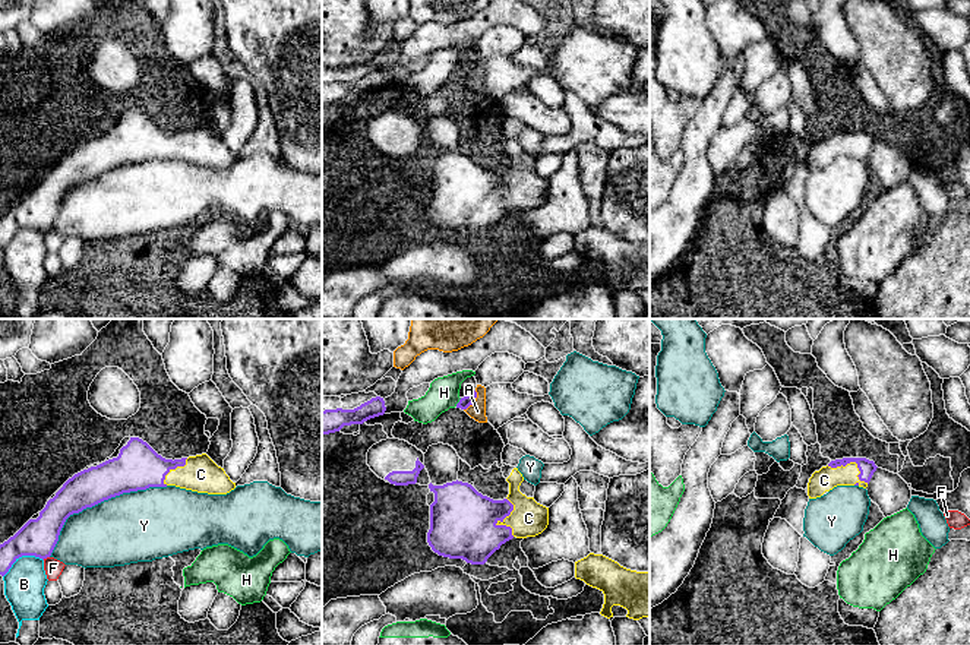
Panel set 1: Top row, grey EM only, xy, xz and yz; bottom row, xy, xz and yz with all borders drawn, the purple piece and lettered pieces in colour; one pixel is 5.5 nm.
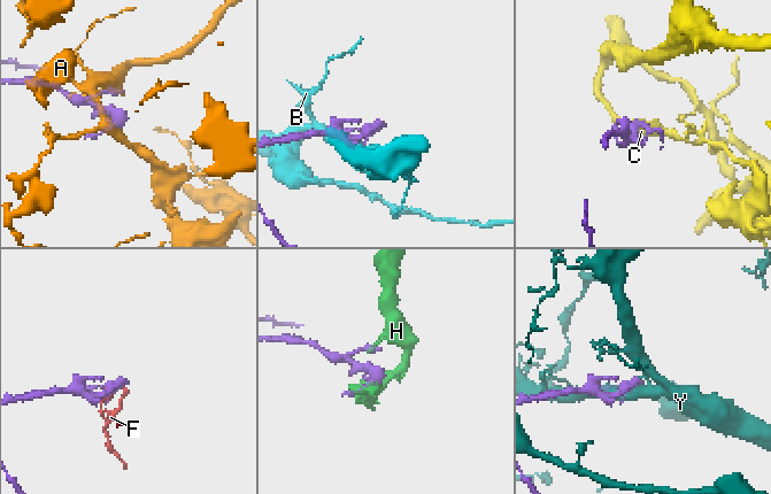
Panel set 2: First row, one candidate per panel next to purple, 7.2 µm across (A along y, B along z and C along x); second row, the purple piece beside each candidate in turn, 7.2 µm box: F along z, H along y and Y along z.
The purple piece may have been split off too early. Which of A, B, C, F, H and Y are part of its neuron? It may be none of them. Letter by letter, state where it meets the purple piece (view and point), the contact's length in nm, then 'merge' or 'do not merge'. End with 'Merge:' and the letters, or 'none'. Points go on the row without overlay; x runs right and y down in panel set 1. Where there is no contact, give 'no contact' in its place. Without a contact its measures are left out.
A: contact xz (473, 73); length 130 nm; do not merge
B: contact xy (21, 228); length 240 nm; do not merge
C: contact yz (853, 133); length 260 nm; merge
F: contact xy (46, 230); length 40 nm; do not merge
H: contact xz (458, 75); length 60 nm; do not merge
Y: contact xy (98, 174); length 750 nm; do not merge
Merge: C

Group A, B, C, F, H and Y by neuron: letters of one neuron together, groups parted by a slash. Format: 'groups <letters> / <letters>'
groups A / B / C / F / H / Y

